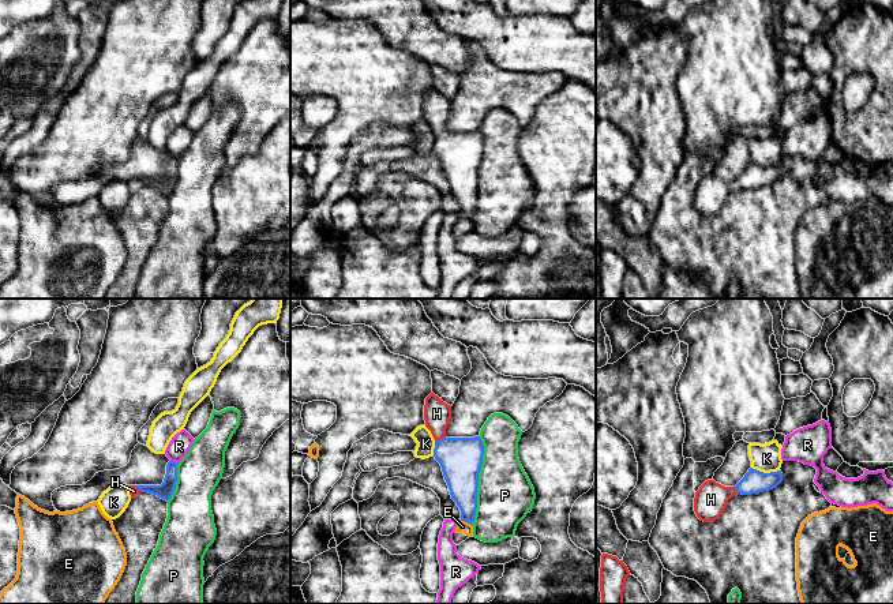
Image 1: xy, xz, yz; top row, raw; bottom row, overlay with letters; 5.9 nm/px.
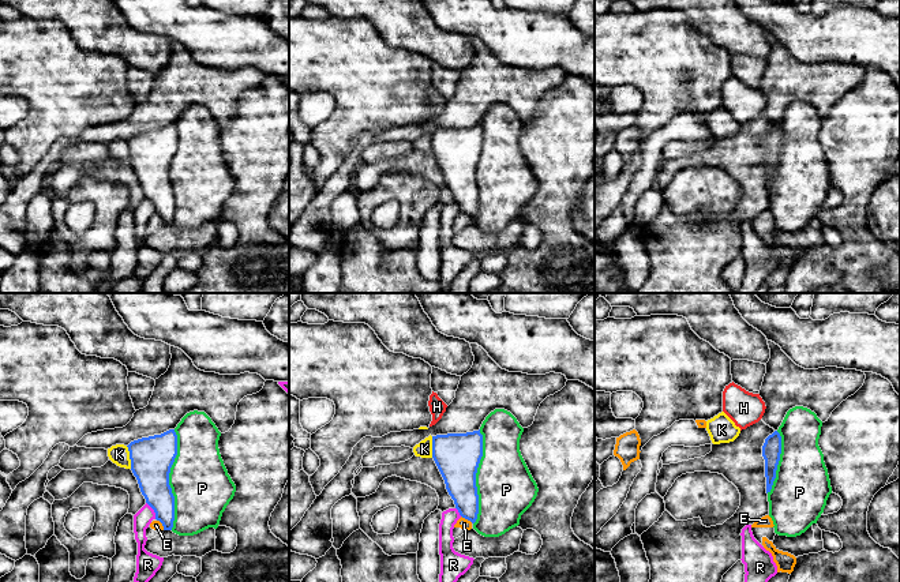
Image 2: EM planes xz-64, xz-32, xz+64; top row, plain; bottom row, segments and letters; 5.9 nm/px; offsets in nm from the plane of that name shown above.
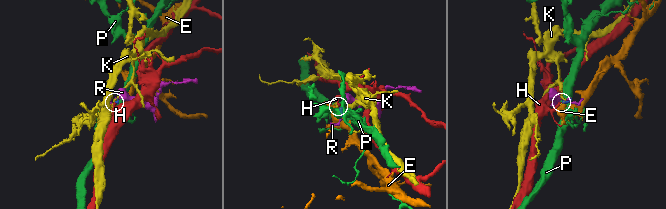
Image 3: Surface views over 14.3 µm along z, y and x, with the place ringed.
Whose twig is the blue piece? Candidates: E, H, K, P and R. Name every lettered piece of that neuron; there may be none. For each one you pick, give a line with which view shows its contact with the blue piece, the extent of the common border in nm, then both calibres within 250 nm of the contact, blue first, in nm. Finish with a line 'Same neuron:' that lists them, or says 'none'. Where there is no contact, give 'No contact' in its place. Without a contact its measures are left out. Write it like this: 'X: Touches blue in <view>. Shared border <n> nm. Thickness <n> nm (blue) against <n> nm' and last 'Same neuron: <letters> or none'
H: Touches blue in xz. Shared border 70 nm. Thickness 240 nm (blue) against 160 nm
Same neuron: H

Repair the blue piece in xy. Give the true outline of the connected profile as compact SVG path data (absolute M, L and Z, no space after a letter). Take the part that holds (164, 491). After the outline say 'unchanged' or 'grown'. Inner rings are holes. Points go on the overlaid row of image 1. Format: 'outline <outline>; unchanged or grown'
outline M169 461L166 465L166 474L161 485L128 485L131 498L140 492L157 495L164 500L169 500L175 492L177 483L177 462Z; grown

